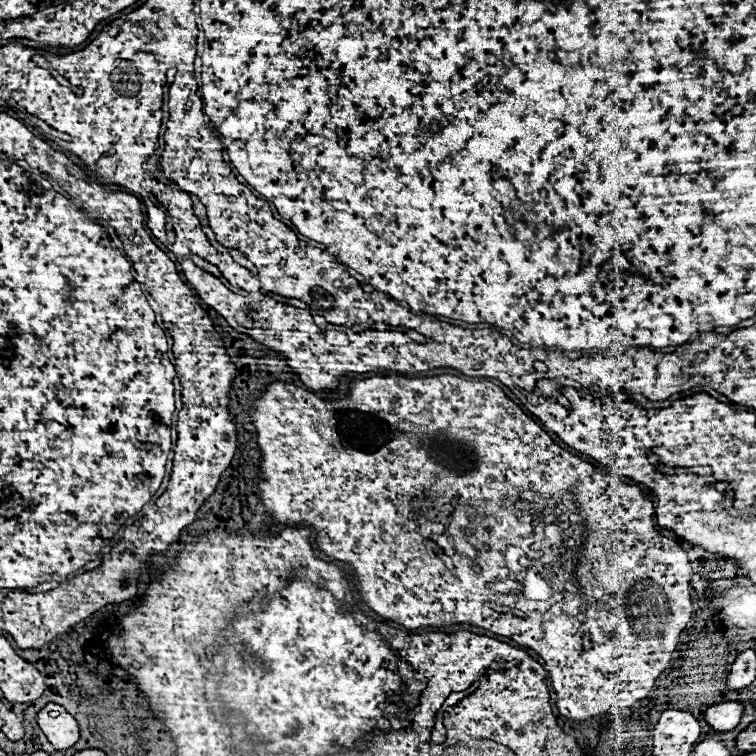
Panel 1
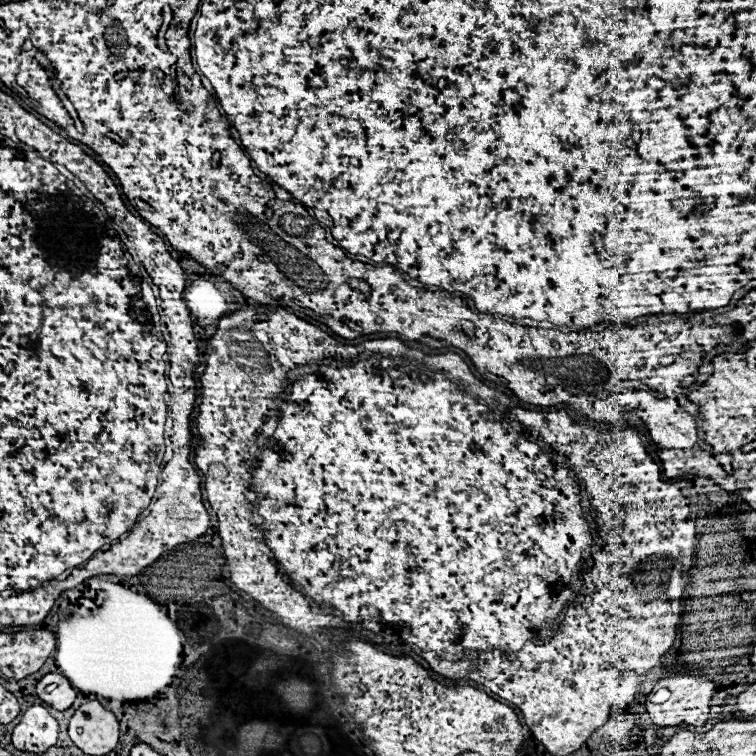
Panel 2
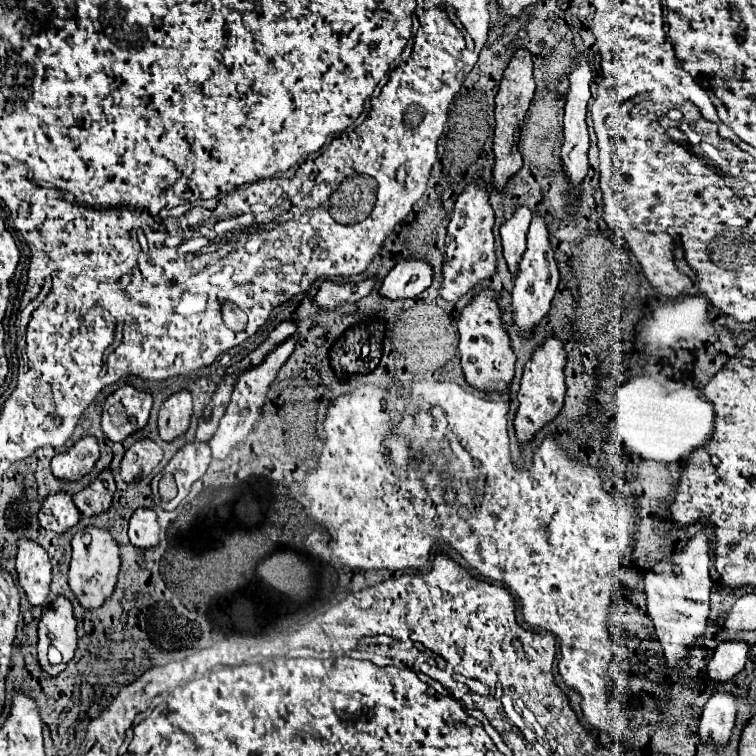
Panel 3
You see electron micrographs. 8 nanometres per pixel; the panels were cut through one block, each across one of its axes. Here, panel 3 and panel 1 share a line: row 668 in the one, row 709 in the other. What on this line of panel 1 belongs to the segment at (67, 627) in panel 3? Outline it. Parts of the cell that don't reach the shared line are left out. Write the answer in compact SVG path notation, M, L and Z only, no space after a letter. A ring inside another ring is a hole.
M48 704L38 712L38 726L42 728L54 750L68 750L80 738L76 720L58 704Z

